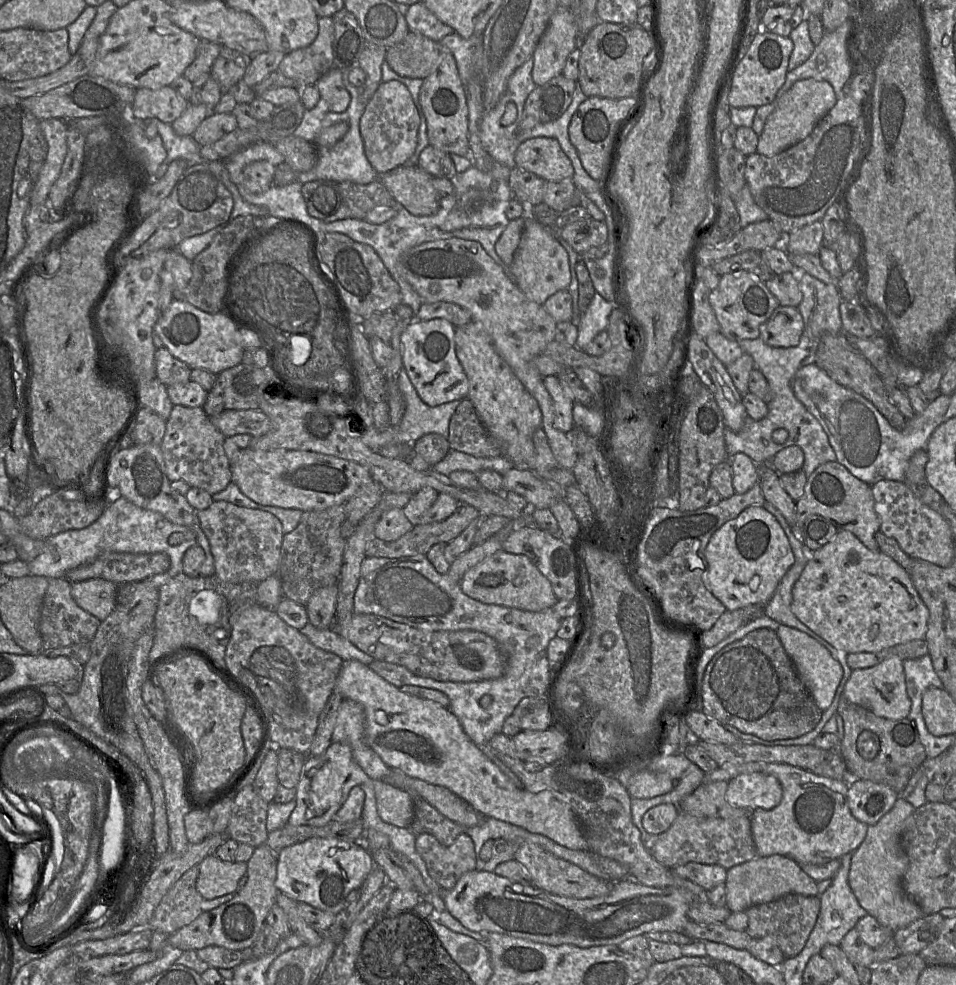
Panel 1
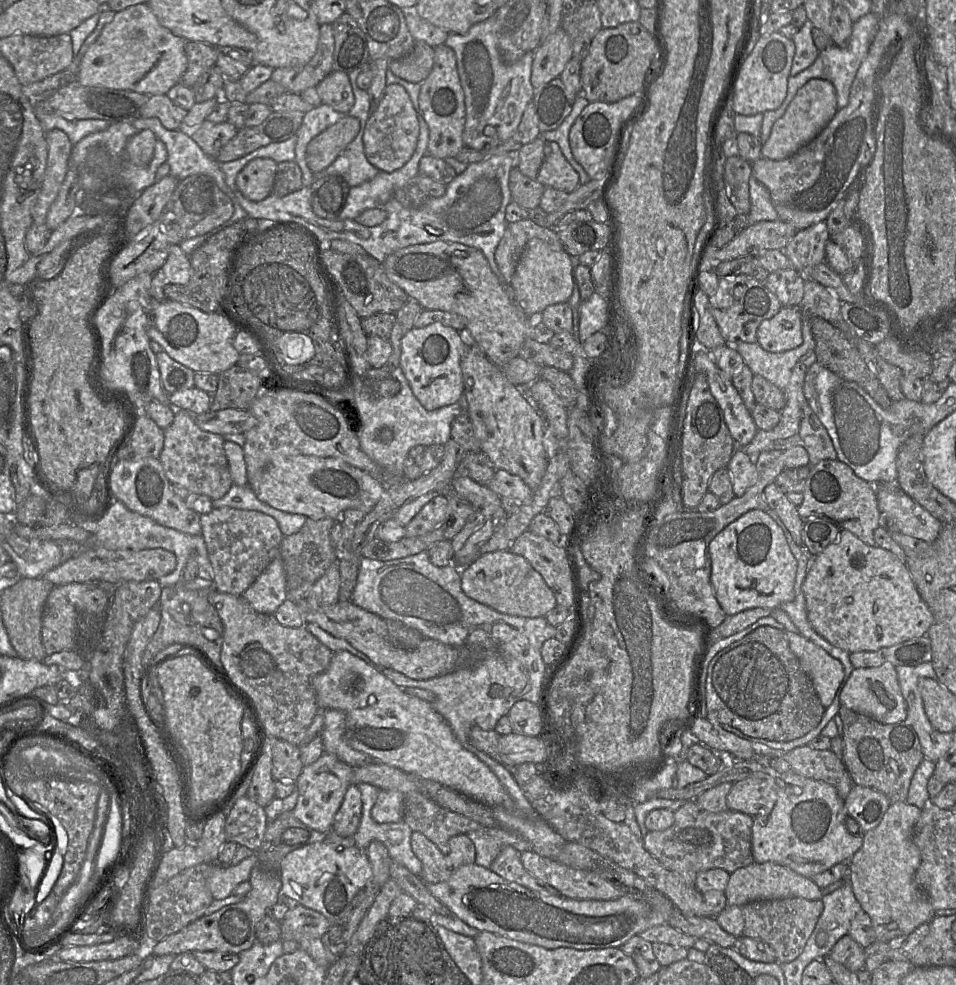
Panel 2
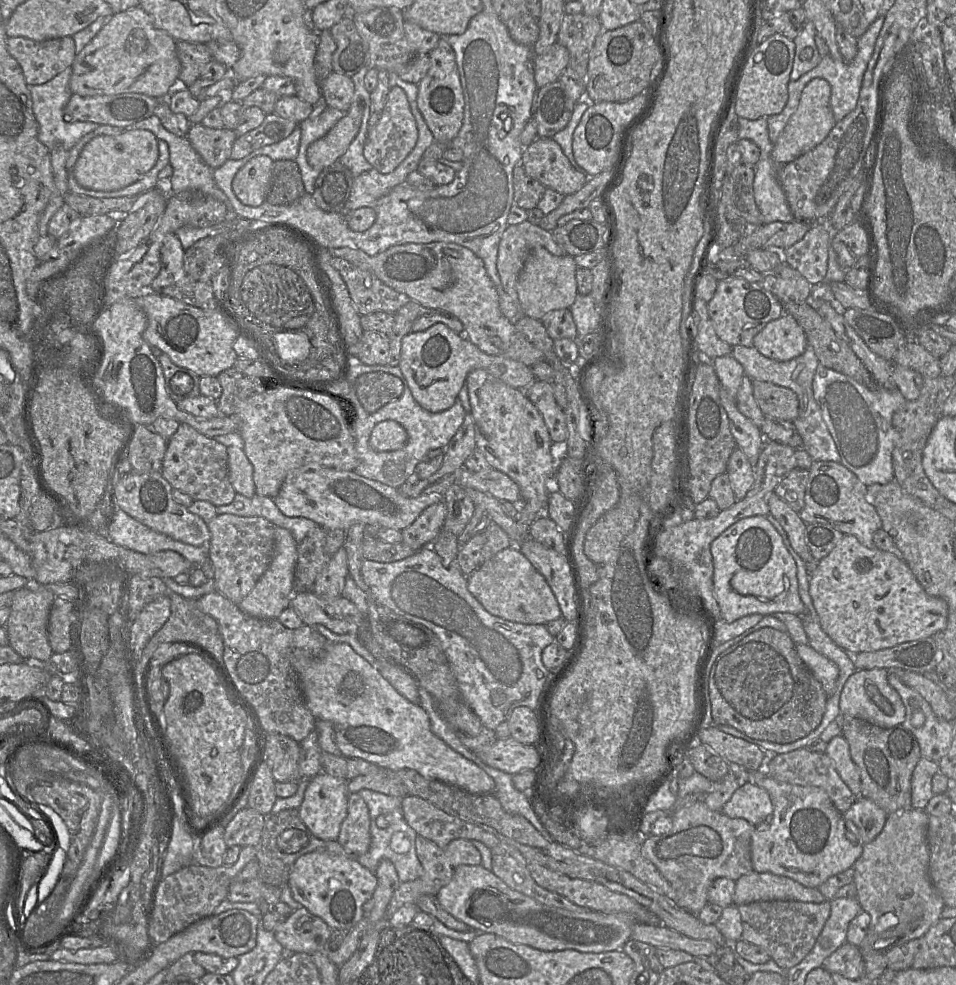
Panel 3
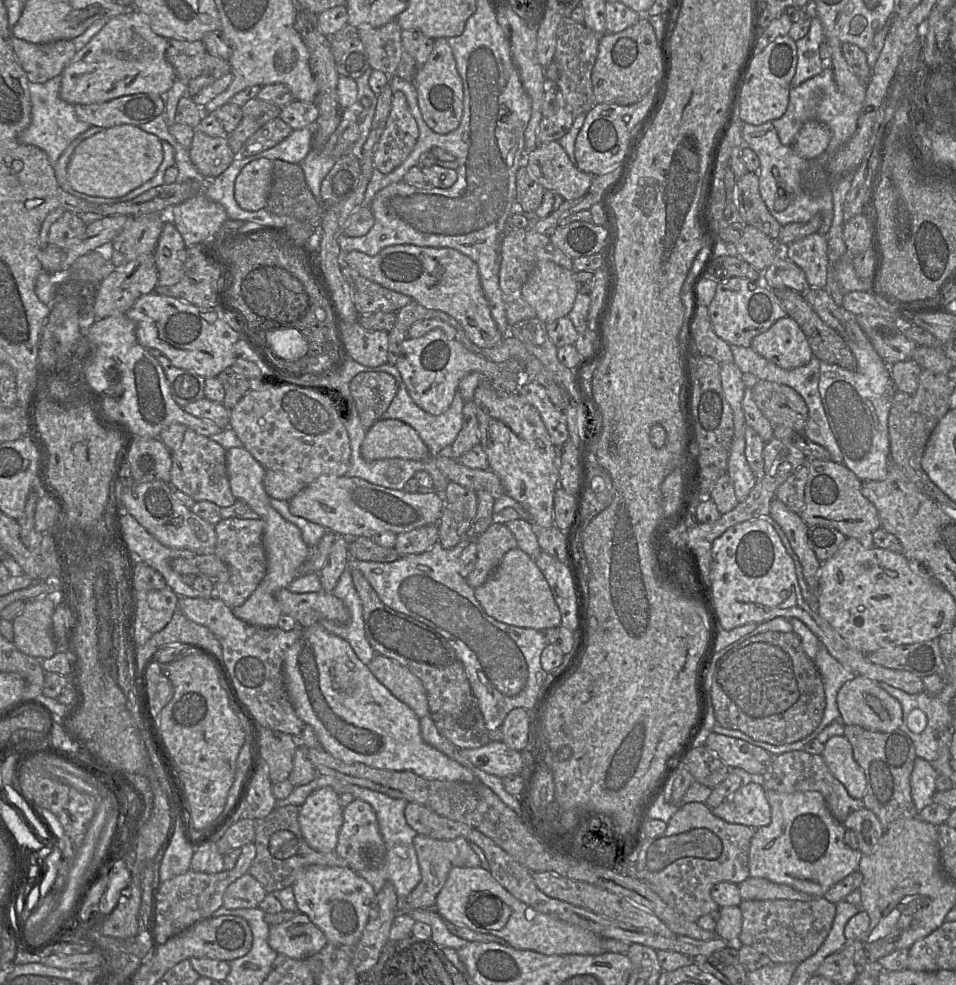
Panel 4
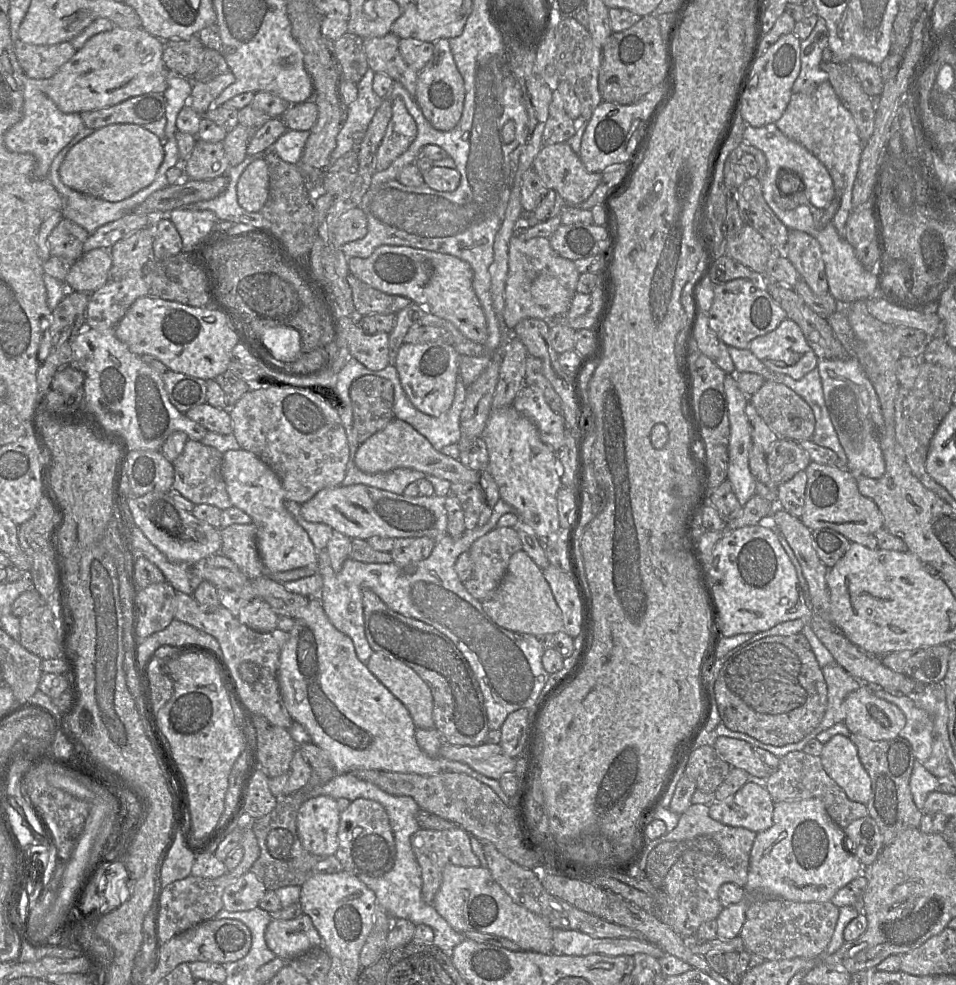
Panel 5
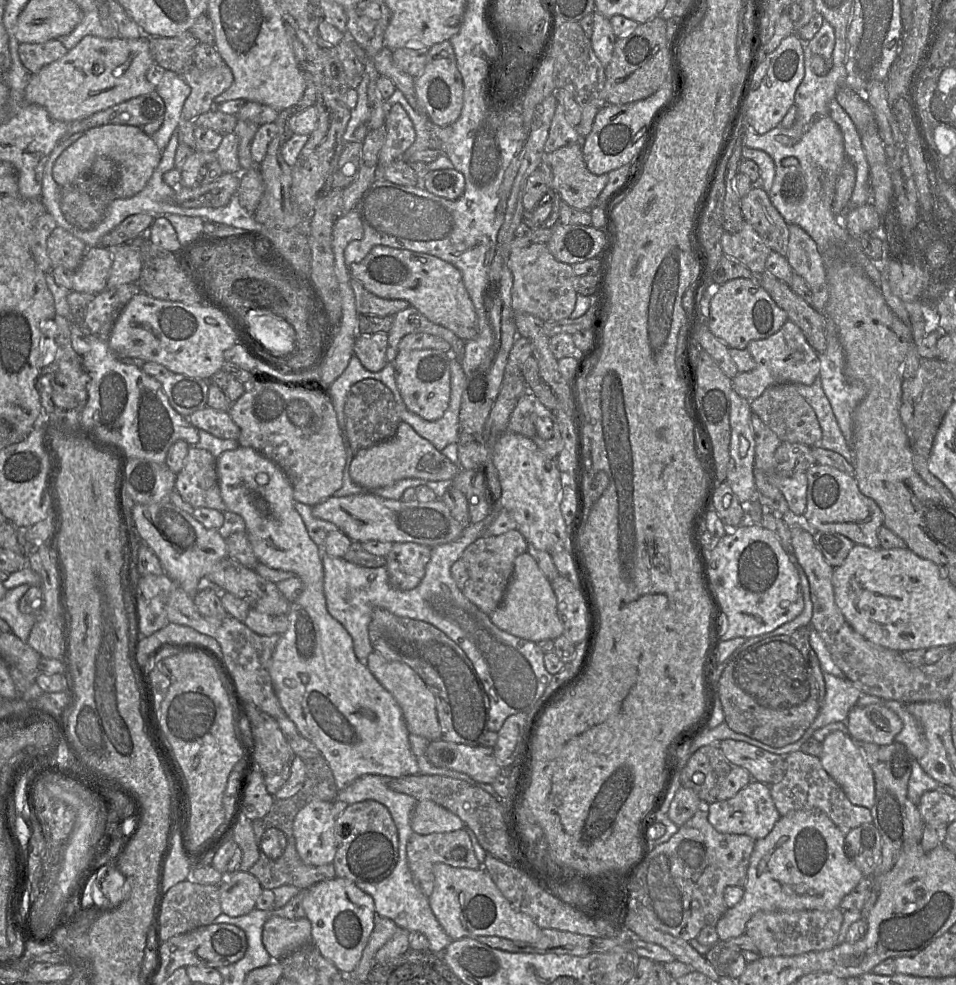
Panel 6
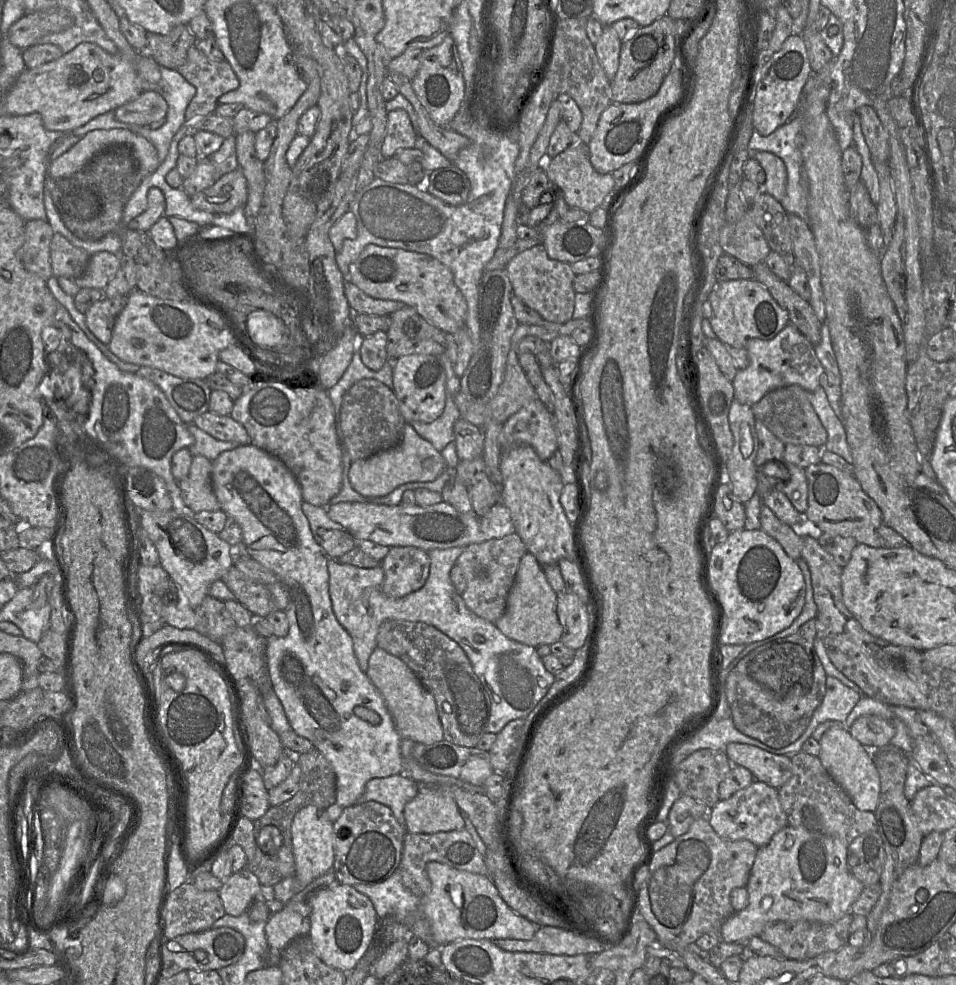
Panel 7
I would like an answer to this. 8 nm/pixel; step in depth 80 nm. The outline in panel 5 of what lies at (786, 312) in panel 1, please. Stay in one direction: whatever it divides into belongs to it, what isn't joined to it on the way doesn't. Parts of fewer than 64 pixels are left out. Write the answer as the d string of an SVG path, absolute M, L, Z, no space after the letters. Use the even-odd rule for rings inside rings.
M789 318L784 319L775 330L753 339L748 349L771 371L795 380L804 377L818 364L818 357L808 345L802 330Z

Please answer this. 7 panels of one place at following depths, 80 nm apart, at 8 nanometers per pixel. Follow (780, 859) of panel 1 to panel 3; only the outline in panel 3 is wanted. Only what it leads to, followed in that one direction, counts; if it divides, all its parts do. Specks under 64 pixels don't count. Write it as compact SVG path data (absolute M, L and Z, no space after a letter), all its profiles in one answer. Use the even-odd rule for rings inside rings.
M751 871L735 881L733 904L756 901L801 901L821 903L826 898L817 888L810 888L785 876Z

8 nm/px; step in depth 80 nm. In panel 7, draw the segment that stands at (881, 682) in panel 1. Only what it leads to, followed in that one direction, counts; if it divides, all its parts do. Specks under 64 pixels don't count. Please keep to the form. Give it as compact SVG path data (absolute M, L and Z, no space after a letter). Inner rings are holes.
M863 715L857 718L849 730L851 736L868 749L888 746L895 735L895 728L876 715Z

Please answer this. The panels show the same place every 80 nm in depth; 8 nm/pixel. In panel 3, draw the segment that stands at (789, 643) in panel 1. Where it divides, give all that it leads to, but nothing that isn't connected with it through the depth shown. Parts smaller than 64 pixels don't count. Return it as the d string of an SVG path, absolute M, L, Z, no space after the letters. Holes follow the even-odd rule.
M796 644L801 660L821 683L827 696L833 694L839 676L839 668L826 656L817 652L809 644Z

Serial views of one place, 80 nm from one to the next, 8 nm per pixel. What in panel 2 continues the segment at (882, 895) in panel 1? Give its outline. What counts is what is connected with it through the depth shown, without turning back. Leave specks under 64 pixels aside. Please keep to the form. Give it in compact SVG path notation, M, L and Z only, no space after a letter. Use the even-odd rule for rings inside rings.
M907 801L892 802L881 822L864 834L861 848L849 861L852 891L870 916L878 942L888 943L893 938L908 935L936 916L928 896L915 881L921 855L913 841L913 831L921 813L920 808Z

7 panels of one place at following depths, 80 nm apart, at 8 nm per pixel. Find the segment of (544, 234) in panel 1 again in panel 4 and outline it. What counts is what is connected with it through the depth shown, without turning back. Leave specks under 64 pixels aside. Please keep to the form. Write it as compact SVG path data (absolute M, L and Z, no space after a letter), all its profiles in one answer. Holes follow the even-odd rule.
M552 261L538 262L522 286L522 296L535 310L536 318L545 324L568 316L577 294L574 269L565 269Z

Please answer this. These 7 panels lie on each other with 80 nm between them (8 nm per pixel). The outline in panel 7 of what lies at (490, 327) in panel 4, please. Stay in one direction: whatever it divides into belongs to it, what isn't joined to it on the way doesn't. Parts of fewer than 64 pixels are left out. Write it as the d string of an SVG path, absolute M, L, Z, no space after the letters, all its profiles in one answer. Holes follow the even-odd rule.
M368 244L350 264L349 274L350 282L368 296L376 299L401 301L406 306L416 309L418 314L428 323L445 333L455 333L466 323L468 306L463 294L454 283L451 270L428 254Z

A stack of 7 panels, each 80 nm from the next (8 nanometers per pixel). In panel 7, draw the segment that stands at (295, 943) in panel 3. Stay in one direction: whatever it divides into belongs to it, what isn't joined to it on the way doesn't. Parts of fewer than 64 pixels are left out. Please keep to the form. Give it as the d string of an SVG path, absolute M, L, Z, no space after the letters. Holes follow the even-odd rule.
M289 905L271 914L265 925L267 966L279 966L281 952L295 938L309 935L310 928L309 917L303 917Z

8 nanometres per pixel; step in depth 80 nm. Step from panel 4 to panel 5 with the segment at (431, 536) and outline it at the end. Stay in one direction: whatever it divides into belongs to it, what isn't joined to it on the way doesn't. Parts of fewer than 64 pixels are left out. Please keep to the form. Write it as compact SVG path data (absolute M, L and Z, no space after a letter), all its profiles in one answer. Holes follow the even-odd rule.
M429 537L397 538L390 552L392 562L396 564L403 573L414 574L418 564L428 558L435 546L435 540Z

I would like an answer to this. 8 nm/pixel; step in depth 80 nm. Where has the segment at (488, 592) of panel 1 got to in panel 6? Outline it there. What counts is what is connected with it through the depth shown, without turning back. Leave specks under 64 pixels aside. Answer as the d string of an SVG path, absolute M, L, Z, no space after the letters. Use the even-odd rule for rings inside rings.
M526 551L514 560L514 569L499 607L489 615L499 629L525 640L555 640L563 635L563 624L558 615L557 598L551 582Z

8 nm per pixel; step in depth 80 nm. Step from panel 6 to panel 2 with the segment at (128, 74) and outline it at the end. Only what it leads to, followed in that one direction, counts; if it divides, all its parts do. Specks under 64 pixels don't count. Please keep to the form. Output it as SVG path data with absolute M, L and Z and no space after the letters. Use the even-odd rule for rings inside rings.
M147 3L114 14L80 60L76 80L83 86L130 90L148 96L167 95L187 69L186 40L163 27Z

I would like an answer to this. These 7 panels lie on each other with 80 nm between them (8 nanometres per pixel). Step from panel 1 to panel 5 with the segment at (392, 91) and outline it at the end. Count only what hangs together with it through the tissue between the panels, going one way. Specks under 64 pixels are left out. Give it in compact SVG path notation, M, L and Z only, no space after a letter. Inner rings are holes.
M396 97L392 100L391 119L376 152L375 170L377 172L386 170L409 148L416 135L417 127L414 119L407 111L403 100Z

